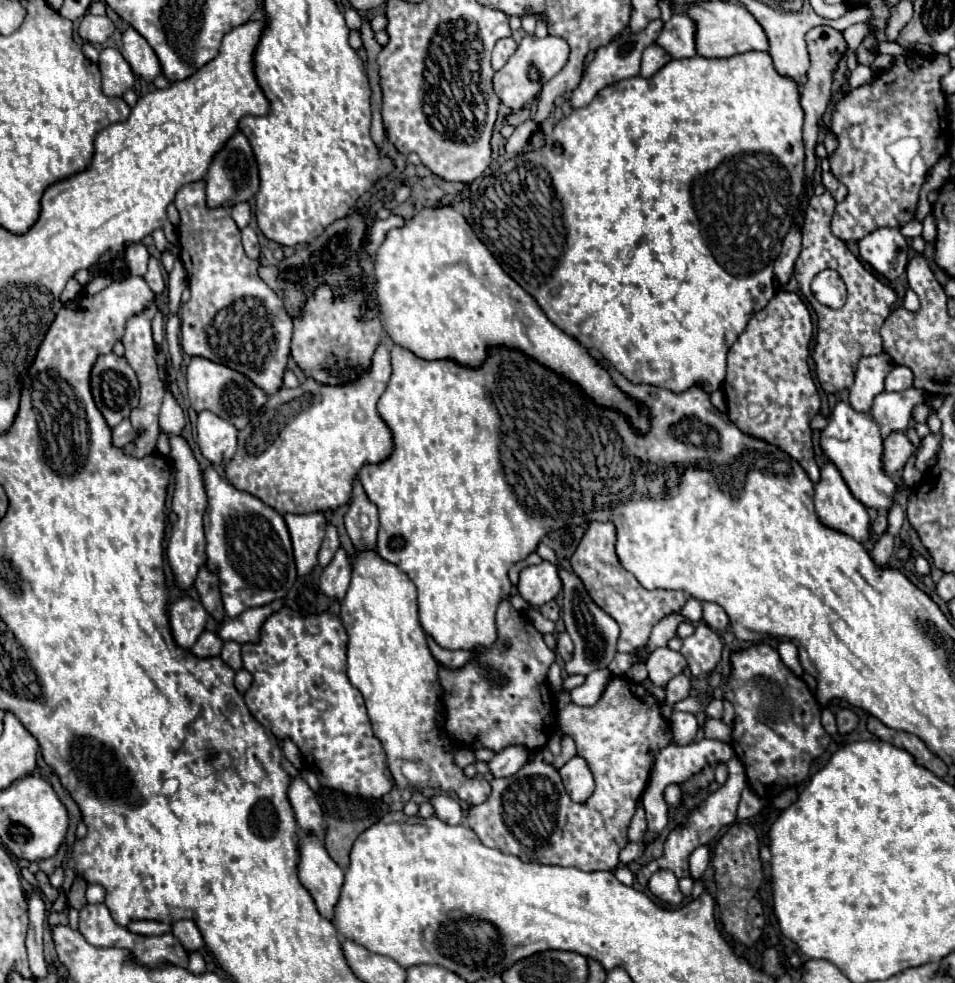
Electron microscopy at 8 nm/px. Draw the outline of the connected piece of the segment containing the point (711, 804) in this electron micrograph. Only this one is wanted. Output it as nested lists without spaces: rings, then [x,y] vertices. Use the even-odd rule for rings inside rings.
[[[731,758],[727,762],[727,770],[729,770],[729,778],[727,782],[717,790],[717,792],[711,792],[699,806],[695,806],[689,816],[687,816],[687,824],[683,826],[677,826],[669,832],[665,844],[663,844],[663,856],[645,864],[639,872],[637,872],[637,882],[645,888],[649,878],[657,872],[657,870],[671,870],[677,878],[685,878],[685,876],[691,876],[689,874],[689,856],[691,852],[697,848],[697,846],[703,846],[703,844],[709,844],[715,836],[719,836],[719,832],[723,830],[723,826],[731,826],[735,822],[735,814],[737,814],[737,804],[739,804],[739,798],[741,798],[741,792],[743,788],[747,786],[747,776],[743,772],[743,764],[739,762],[739,758]]]

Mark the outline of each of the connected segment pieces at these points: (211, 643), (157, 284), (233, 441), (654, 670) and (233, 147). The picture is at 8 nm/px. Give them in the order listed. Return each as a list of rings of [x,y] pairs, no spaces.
[[[203,632],[199,636],[199,640],[195,642],[195,646],[191,648],[191,654],[199,656],[199,658],[213,658],[213,656],[221,654],[221,648],[223,648],[223,642],[221,642],[221,638],[217,638],[217,634]]]
[[[155,256],[149,258],[149,270],[145,274],[145,282],[149,284],[149,288],[155,292],[155,294],[161,294],[165,290],[165,282],[163,282],[163,270],[161,270],[161,264]]]
[[[209,410],[199,412],[197,444],[201,454],[213,464],[227,464],[237,450],[237,428]]]
[[[657,648],[651,652],[647,660],[647,670],[649,670],[649,680],[657,686],[665,686],[673,676],[681,674],[687,668],[685,658],[679,652],[665,648]]]
[[[235,132],[223,148],[213,156],[211,166],[205,176],[205,194],[207,194],[207,208],[217,206],[235,206],[239,202],[249,202],[259,190],[259,172],[257,162],[253,156],[253,150],[249,146],[249,140],[243,132]]]

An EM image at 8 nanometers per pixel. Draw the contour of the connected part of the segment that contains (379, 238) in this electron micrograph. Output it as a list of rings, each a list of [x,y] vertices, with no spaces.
[[[389,216],[389,218],[385,218],[385,220],[377,220],[377,222],[369,228],[369,232],[367,232],[367,244],[363,246],[365,252],[367,252],[367,256],[373,256],[373,254],[377,252],[377,248],[381,246],[381,242],[385,240],[385,234],[387,234],[391,228],[401,226],[403,222],[405,222],[405,220],[399,218],[399,216]]]

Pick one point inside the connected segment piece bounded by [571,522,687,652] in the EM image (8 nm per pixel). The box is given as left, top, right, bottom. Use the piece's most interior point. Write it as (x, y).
(636, 610)

